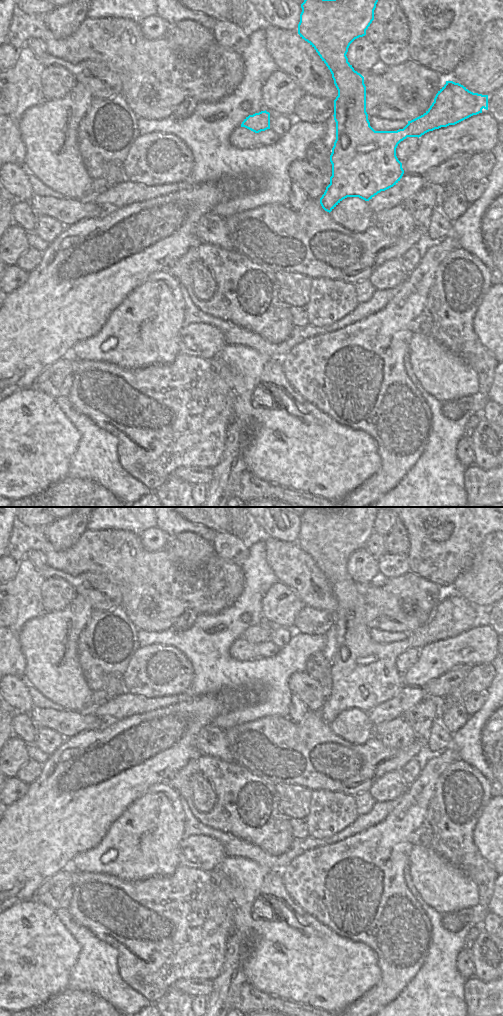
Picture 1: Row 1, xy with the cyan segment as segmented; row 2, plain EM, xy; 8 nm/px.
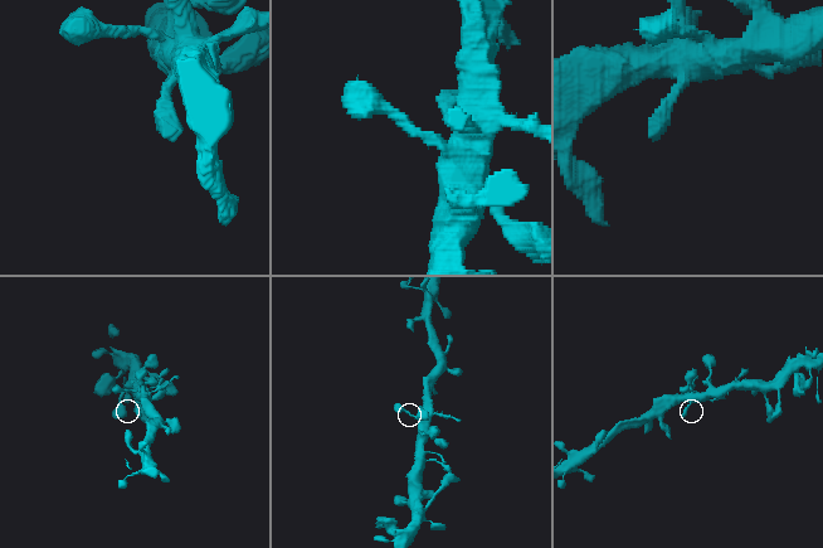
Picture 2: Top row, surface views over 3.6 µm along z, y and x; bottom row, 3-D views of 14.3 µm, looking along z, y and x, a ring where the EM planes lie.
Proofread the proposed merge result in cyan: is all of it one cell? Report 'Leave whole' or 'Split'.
Leave whole

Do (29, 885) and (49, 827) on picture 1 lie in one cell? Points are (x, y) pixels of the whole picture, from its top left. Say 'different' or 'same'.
same

